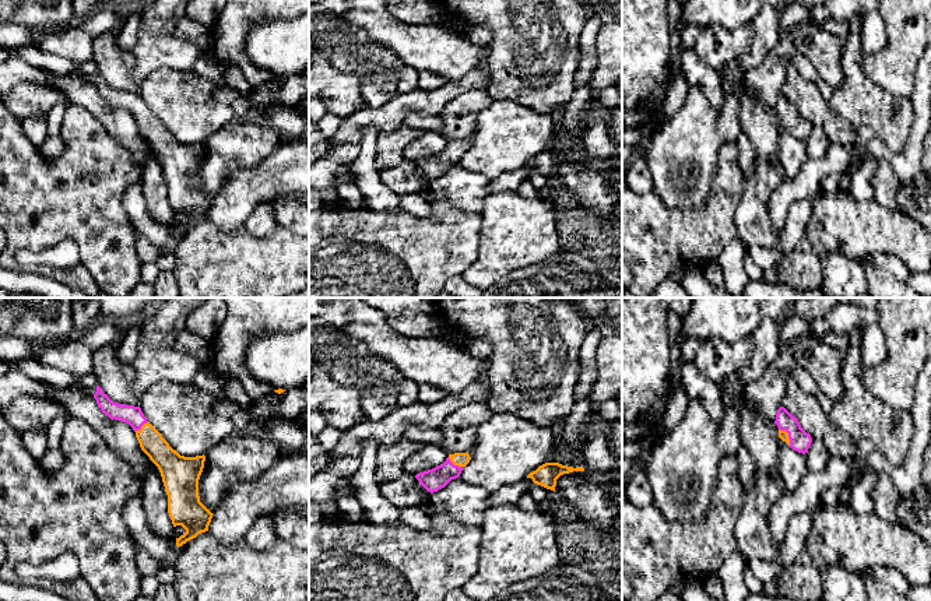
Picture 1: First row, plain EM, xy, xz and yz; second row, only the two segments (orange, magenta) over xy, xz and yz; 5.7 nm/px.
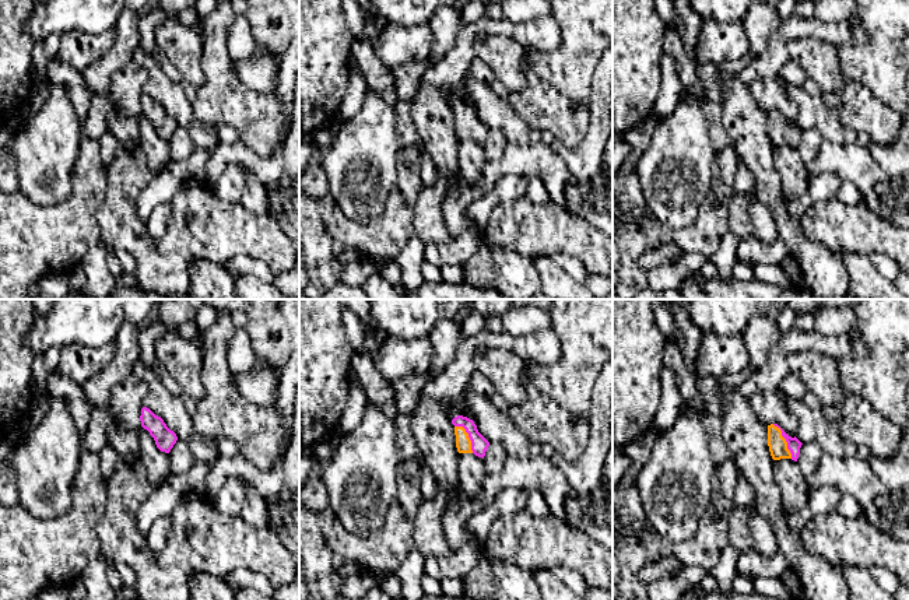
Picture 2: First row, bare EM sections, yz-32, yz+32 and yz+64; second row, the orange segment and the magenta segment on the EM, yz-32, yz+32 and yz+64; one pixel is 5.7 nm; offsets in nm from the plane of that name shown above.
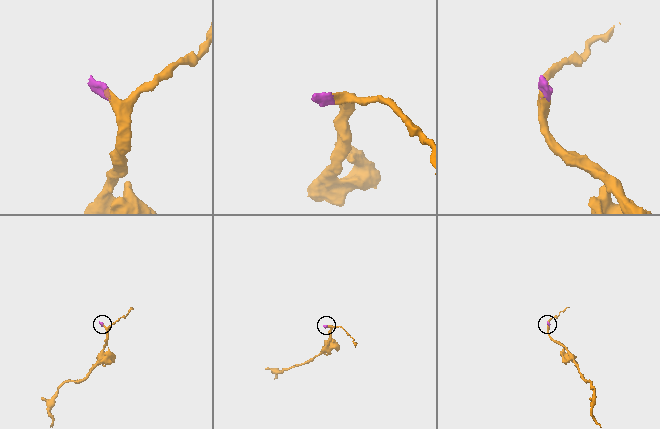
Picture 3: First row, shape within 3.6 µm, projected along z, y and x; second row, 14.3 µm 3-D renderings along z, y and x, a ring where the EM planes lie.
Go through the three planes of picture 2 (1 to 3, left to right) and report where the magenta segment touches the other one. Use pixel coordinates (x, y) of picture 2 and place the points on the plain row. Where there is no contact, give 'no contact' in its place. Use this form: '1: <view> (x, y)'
1: no contact
2: yz+32 (467, 123)
3: yz+64 (785, 127)

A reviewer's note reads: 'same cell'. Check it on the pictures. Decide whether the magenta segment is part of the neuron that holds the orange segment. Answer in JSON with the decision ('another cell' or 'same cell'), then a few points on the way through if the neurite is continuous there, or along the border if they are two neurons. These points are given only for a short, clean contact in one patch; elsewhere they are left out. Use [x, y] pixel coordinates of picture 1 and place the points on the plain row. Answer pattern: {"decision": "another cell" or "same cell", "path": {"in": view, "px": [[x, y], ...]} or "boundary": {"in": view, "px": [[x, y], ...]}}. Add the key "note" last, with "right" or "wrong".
{"decision": "same cell", "path": {"in": "xz", "px": [[457, 146], [455, 151], [436, 165]]}, "note": "right"}

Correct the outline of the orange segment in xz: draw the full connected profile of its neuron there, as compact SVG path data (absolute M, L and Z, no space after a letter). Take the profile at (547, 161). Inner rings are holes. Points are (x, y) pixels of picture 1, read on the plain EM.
M545 150L540 152L535 158L530 159L527 165L531 165L534 171L555 179L556 166L561 162L573 158L584 158L584 155L583 154L573 155L573 154L562 152L559 150Z

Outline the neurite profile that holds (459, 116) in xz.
M471 89L450 101L440 112L442 134L449 141L467 140L475 129L479 112L491 105L486 89Z

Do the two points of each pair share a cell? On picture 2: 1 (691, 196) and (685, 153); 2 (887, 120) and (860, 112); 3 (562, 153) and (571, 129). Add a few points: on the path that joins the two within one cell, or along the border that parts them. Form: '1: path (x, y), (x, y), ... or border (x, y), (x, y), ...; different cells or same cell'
1: path (685, 185), (685, 164); same cell
2: path (880, 120), (867, 115); same cell
3: border (589, 125), (576, 147), (567, 148), (555, 140); different cells

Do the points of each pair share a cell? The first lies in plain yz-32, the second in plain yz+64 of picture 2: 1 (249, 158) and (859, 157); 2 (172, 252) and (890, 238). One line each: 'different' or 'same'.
1: different
2: same

